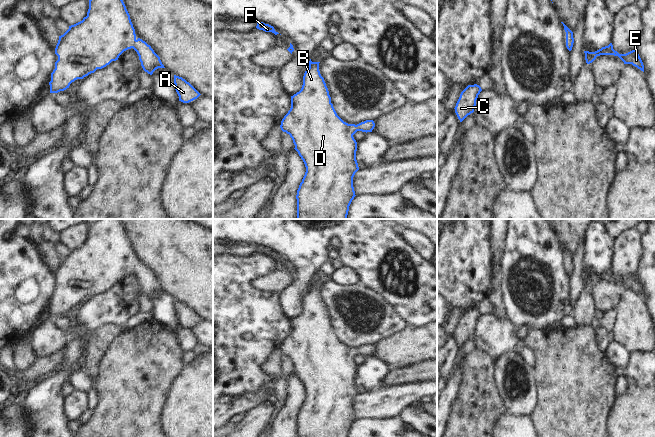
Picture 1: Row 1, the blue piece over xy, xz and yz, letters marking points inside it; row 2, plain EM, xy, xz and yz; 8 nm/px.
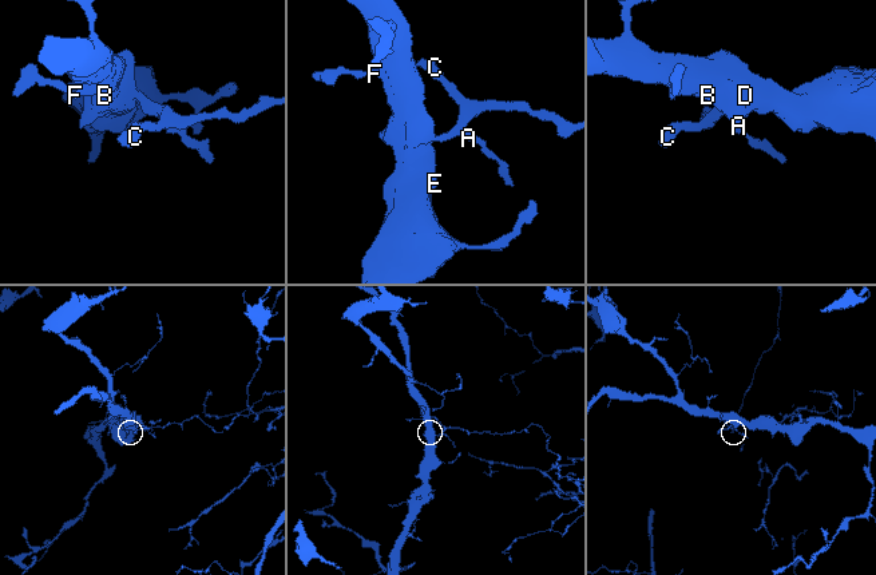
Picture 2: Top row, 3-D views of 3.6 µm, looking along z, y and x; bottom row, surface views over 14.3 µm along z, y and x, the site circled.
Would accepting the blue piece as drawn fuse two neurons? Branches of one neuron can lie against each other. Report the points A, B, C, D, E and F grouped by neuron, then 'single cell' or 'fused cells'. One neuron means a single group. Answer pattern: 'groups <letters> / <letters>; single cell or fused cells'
groups A B C D E F; single cell

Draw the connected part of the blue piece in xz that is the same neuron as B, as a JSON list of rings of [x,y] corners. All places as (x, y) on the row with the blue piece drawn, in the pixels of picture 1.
[[[309,61],[309,68],[303,76],[303,85],[299,92],[291,96],[291,108],[281,121],[280,128],[290,135],[295,150],[303,160],[306,172],[297,190],[297,219],[347,219],[349,206],[354,199],[353,177],[359,170],[356,160],[357,142],[353,135],[357,131],[372,132],[373,120],[357,125],[344,122],[336,113],[328,88],[319,71],[320,62]]]

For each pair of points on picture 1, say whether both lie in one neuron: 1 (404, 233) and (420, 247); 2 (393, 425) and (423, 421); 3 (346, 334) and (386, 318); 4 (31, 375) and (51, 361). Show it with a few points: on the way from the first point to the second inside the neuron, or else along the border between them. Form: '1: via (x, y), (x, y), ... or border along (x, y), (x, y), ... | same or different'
1: via (408, 236), (416, 243) | same
2: border along (398, 416), (402, 423) | different
3: via (356, 333), (371, 333), (377, 328) | same
4: via (36, 370), (46, 363) | same

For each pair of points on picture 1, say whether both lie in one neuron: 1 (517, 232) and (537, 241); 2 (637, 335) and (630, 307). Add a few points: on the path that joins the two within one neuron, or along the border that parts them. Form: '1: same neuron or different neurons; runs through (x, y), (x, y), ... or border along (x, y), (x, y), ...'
1: same neuron; runs through (522, 232), (532, 240)
2: same neuron; runs through (634, 328), (632, 314)

